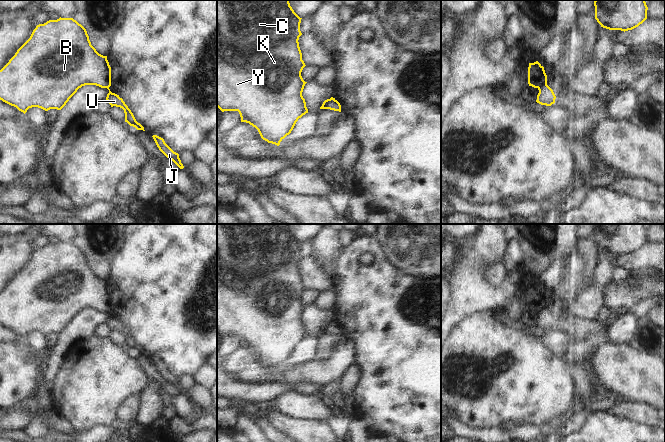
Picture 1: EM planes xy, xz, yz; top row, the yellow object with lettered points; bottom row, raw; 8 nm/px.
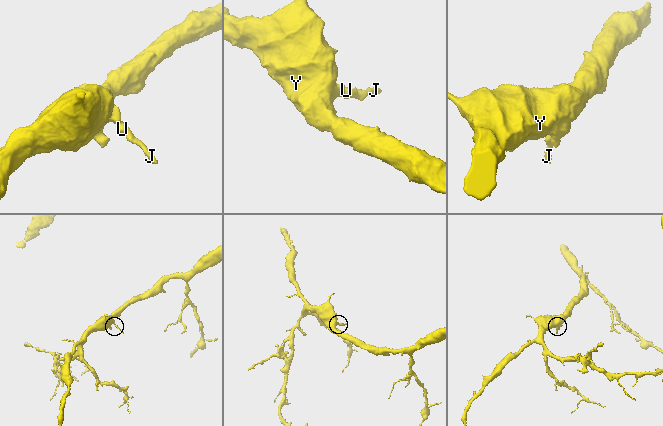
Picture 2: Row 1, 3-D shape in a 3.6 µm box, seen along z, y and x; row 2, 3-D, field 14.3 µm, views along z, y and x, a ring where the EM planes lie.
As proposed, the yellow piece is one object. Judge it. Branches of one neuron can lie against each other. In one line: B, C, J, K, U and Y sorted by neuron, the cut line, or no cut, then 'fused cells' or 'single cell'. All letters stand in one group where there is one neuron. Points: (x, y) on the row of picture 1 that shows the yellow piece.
groups B C K Y / J U; cut yz (546, 83), (538, 88); fused cells

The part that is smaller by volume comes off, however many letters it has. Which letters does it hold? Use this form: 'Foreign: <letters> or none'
Foreign: J, U

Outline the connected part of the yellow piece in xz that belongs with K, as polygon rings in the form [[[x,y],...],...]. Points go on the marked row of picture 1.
[[[217,0],[217,107],[222,111],[238,111],[241,122],[246,122],[255,127],[261,138],[268,143],[280,145],[280,142],[291,133],[296,122],[308,113],[305,99],[302,96],[305,82],[301,76],[306,66],[302,60],[299,47],[301,19],[290,6],[289,0]]]

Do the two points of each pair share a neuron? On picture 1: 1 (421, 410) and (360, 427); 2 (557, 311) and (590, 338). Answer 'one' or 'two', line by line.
1: two
2: one

